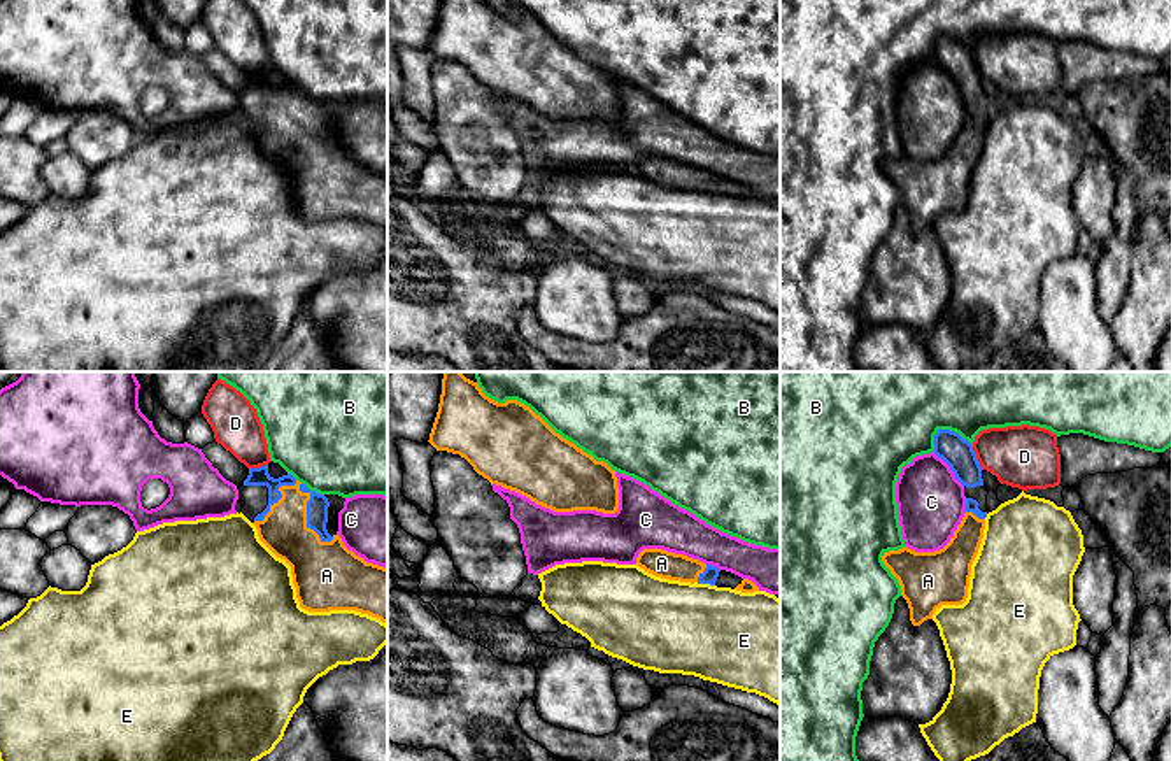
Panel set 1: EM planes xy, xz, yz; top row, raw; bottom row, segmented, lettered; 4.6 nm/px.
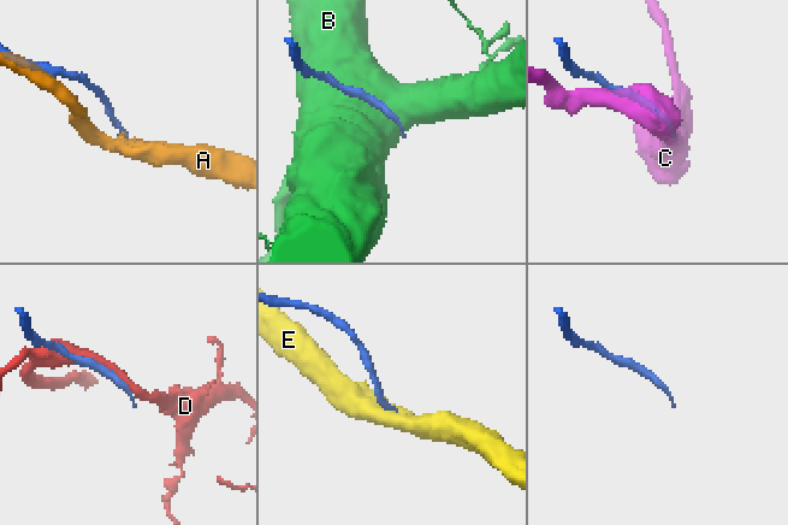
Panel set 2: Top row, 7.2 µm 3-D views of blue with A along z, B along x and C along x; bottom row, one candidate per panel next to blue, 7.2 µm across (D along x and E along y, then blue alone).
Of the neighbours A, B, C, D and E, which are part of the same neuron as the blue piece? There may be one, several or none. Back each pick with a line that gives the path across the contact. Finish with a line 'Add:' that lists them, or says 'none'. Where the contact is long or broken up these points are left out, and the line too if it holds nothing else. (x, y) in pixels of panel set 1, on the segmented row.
Add: A

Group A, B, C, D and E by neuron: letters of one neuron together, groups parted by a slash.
A / B / C / D / E

